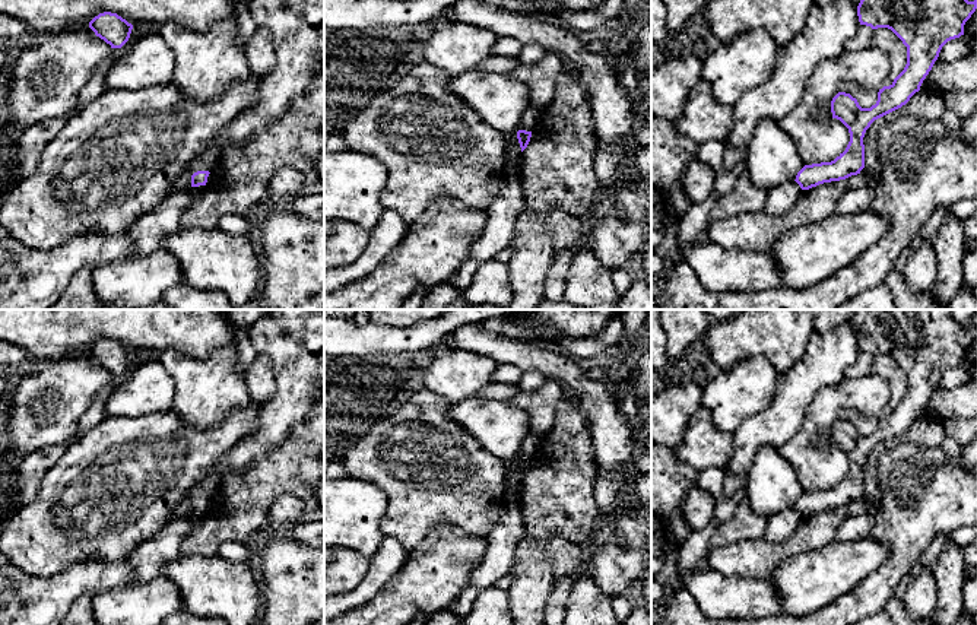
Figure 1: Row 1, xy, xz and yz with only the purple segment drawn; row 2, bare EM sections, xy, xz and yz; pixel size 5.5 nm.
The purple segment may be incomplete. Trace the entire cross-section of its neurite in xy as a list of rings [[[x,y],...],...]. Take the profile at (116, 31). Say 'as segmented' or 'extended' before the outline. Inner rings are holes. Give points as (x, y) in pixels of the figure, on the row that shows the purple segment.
as segmented | [[[104,12],[89,22],[89,28],[111,48],[121,48],[129,41],[133,25],[117,13]]]

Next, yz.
as segmented | [[[860,0],[860,25],[891,29],[907,47],[907,64],[889,86],[879,89],[878,101],[870,108],[862,108],[846,92],[832,98],[832,118],[848,129],[850,142],[834,161],[805,165],[794,180],[802,190],[860,174],[865,168],[866,130],[920,91],[942,47],[964,35],[964,25],[976,9],[977,0]]]

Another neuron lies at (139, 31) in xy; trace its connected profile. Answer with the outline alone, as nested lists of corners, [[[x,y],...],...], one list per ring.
[[[133,25],[129,41],[121,48],[112,48],[111,55],[126,55],[139,39],[150,34],[159,34],[158,26]]]

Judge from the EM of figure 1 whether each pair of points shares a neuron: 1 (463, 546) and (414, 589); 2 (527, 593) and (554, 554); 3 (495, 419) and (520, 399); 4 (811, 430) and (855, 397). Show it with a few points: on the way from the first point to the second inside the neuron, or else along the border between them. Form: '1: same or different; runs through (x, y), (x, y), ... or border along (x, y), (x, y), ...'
1: same; runs through (451, 558), (427, 583)
2: same; runs through (530, 583), (533, 574), (543, 564)
3: different; border along (507, 402), (525, 412), (532, 430)
4: same; runs through (821, 419), (844, 397)

